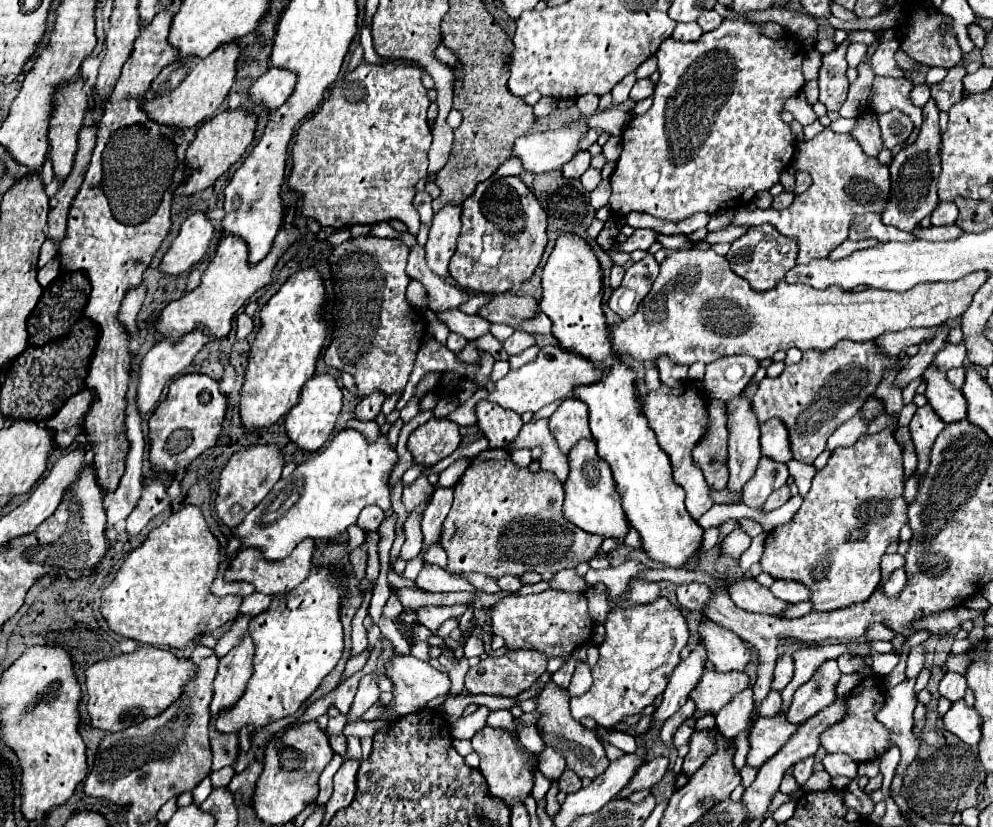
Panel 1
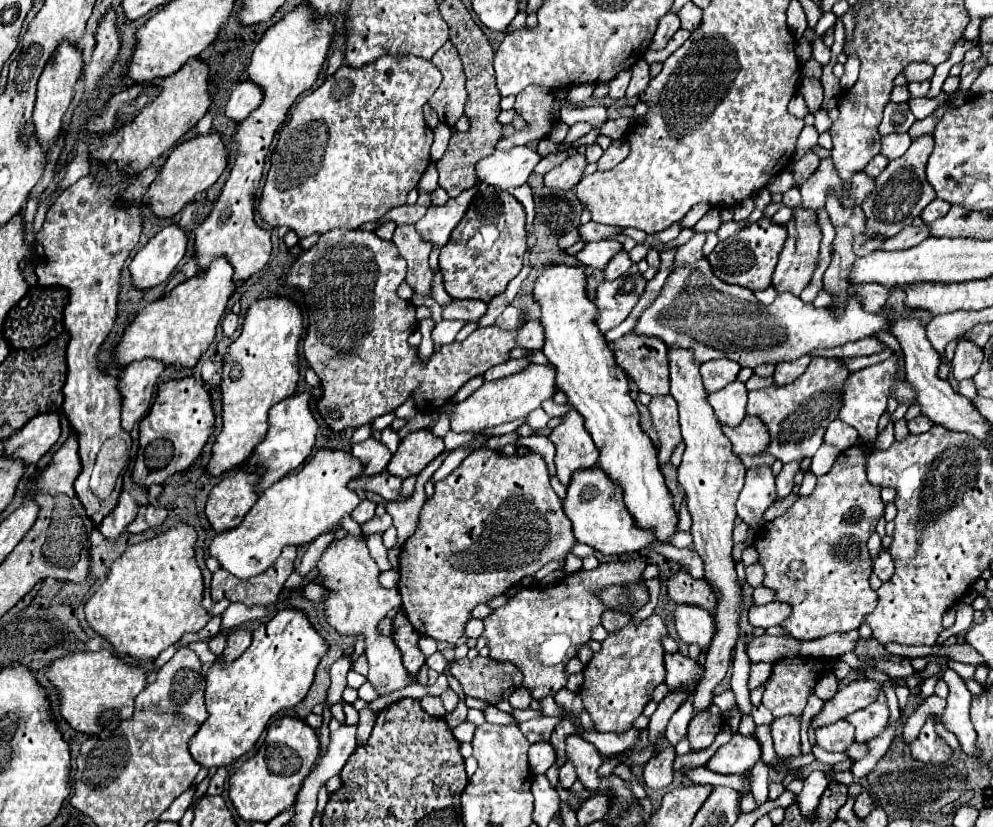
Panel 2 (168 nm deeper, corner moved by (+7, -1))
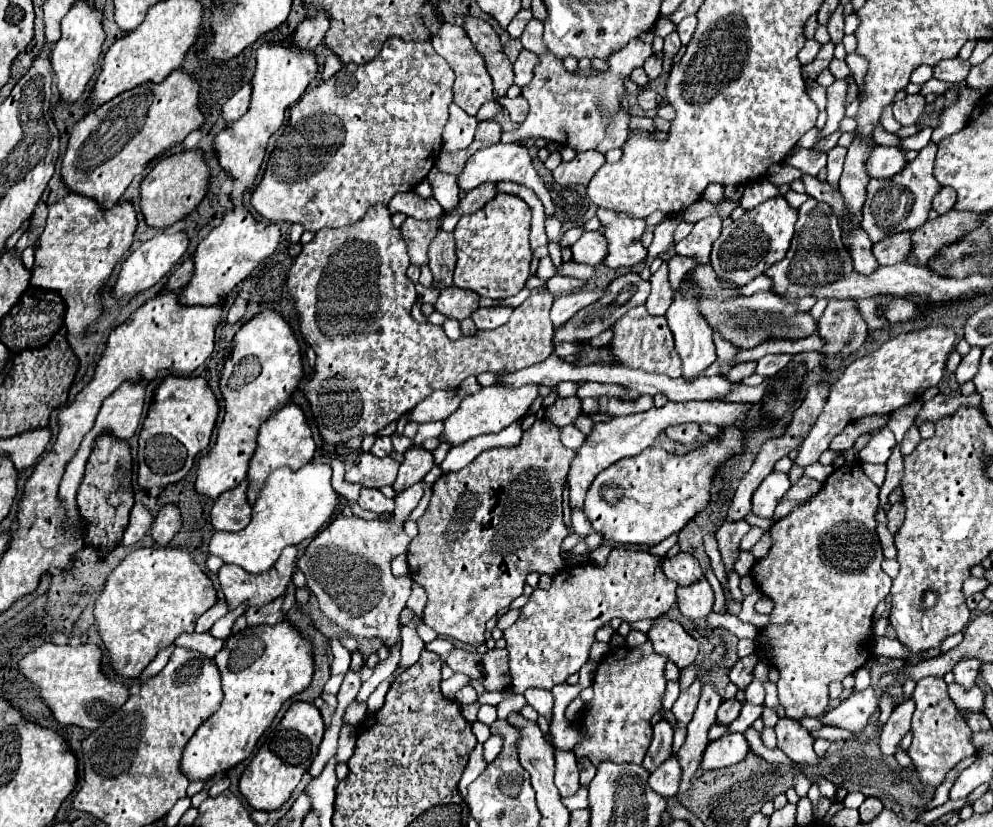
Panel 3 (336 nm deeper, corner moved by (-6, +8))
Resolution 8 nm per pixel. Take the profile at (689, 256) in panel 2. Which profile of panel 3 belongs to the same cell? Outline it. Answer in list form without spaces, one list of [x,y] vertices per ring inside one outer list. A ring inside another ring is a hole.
[[[676,253],[676,255],[668,261],[668,265],[670,265],[670,285],[672,285],[674,289],[678,289],[680,283],[682,283],[682,279],[684,279],[684,275],[698,265],[698,259],[696,259],[696,257],[684,257],[684,255],[678,255],[678,253]]]

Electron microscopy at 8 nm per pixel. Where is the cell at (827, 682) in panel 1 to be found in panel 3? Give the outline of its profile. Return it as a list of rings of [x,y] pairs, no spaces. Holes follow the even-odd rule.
[[[782,717],[776,727],[776,737],[778,737],[778,749],[782,749],[792,761],[798,763],[810,763],[810,765],[820,765],[822,757],[814,753],[814,737],[800,725],[798,719]]]

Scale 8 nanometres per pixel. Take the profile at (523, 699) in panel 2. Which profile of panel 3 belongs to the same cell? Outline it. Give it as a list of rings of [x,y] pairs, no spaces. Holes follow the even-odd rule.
[[[526,689],[524,693],[528,705],[532,705],[538,715],[546,717],[548,721],[552,721],[552,693],[544,691],[544,689]]]

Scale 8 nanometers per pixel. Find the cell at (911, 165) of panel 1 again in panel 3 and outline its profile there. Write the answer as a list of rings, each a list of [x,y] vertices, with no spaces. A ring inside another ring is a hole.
[[[930,141],[918,153],[918,157],[914,161],[906,163],[906,167],[900,173],[896,173],[890,179],[872,179],[868,183],[862,229],[870,235],[870,239],[874,243],[884,239],[890,233],[896,235],[896,233],[902,233],[902,231],[914,231],[928,221],[928,213],[932,209],[932,199],[942,189],[940,183],[932,175],[936,147],[938,145],[934,141]]]

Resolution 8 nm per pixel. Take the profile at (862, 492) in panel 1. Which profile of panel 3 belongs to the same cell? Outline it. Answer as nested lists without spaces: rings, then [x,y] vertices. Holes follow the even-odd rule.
[[[862,461],[838,467],[824,487],[806,503],[796,505],[786,517],[770,527],[772,547],[766,559],[754,565],[754,581],[766,597],[774,601],[772,621],[764,627],[768,639],[768,663],[780,671],[778,699],[790,719],[820,717],[828,707],[828,685],[842,681],[872,657],[874,633],[872,615],[888,593],[892,579],[880,569],[882,549],[876,533],[880,487],[862,471]]]

